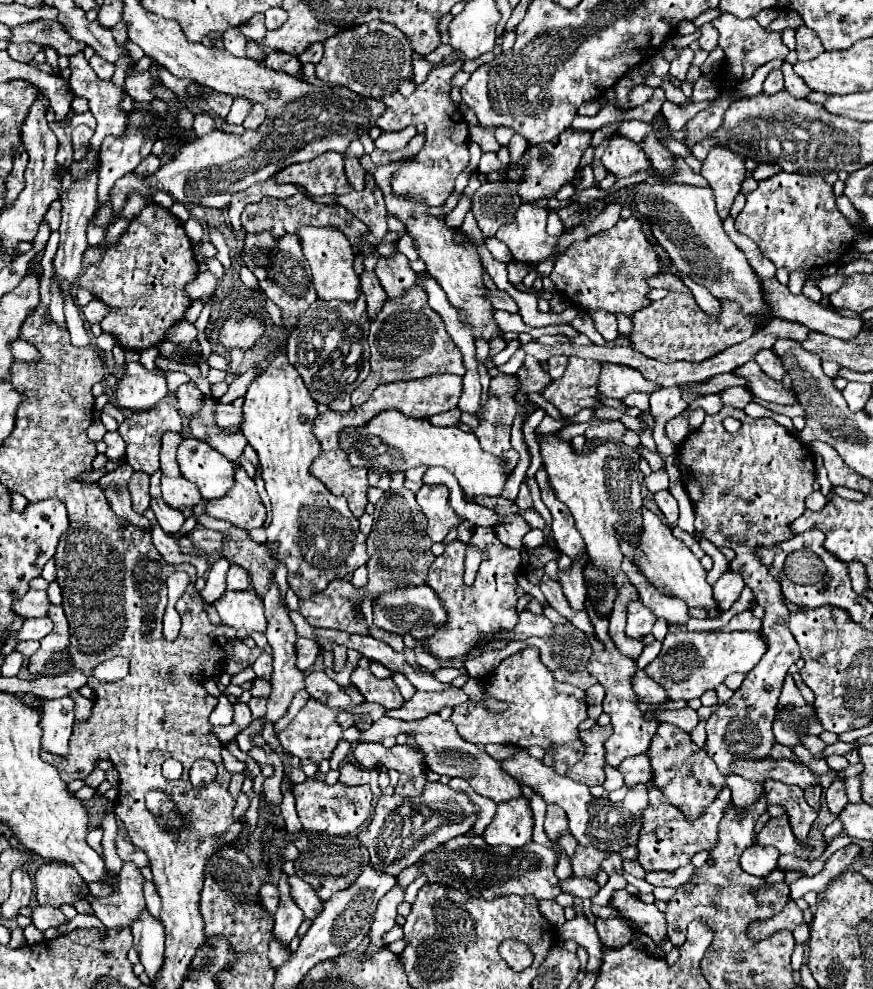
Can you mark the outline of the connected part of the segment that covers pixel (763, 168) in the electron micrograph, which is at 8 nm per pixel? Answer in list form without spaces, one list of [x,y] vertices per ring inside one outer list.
[[[758,165],[754,169],[754,179],[764,181],[764,179],[770,179],[772,175],[776,175],[776,173],[780,173],[780,167],[776,167],[776,165]]]

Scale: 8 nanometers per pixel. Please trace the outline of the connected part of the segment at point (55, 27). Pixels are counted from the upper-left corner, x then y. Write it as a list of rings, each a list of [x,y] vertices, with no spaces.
[[[38,19],[32,23],[24,23],[12,27],[10,43],[36,43],[40,47],[52,47],[58,55],[74,55],[84,49],[84,43],[74,41],[60,23]]]

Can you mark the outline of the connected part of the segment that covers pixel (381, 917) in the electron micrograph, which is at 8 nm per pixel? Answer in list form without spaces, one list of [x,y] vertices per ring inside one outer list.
[[[394,885],[392,891],[388,891],[388,895],[384,895],[384,899],[380,899],[380,903],[376,905],[376,913],[374,913],[374,923],[370,927],[370,945],[364,951],[364,957],[374,955],[378,949],[384,947],[382,943],[382,935],[386,931],[390,931],[394,927],[394,919],[396,919],[396,907],[404,901],[404,889]]]

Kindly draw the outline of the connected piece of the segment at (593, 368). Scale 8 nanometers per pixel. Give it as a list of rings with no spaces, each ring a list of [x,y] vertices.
[[[570,357],[564,377],[560,381],[552,381],[544,389],[544,399],[550,401],[562,417],[572,417],[582,409],[600,407],[600,403],[594,399],[598,393],[598,375],[598,361]]]

